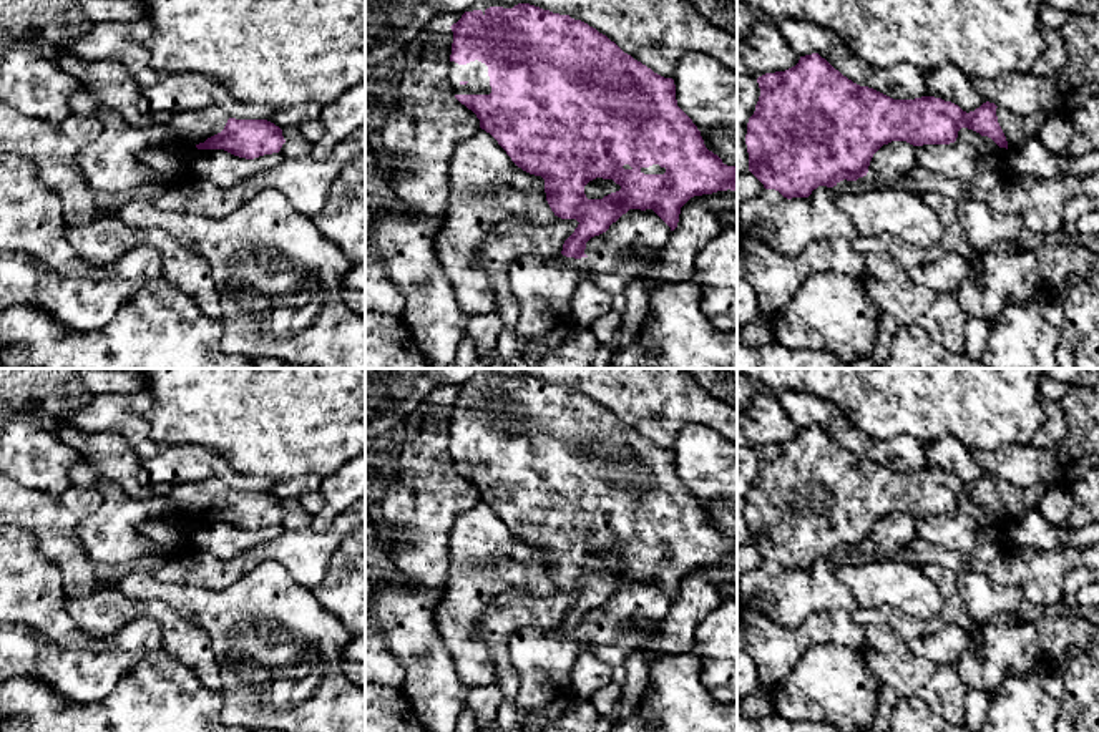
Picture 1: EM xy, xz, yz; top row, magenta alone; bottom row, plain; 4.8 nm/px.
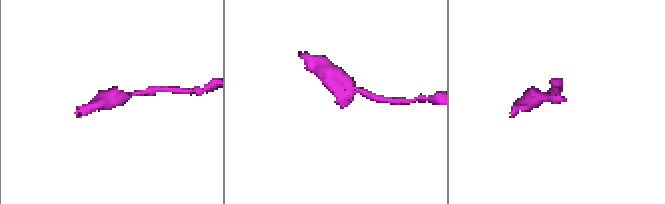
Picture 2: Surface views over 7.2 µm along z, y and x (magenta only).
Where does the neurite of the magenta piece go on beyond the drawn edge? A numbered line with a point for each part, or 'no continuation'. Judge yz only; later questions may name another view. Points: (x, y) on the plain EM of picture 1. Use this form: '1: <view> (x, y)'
1: yz (1018, 500)

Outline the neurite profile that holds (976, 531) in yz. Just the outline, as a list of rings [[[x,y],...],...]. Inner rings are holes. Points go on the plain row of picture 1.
[[[961,500],[955,515],[923,516],[915,523],[921,539],[986,564],[1003,553],[1001,536],[1008,521],[999,520],[988,508]]]

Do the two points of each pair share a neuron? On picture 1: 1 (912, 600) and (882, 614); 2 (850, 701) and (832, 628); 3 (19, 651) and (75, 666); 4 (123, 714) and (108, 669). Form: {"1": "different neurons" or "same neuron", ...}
{"1": "different neurons", "2": "different neurons", "3": "same neuron", "4": "different neurons"}

